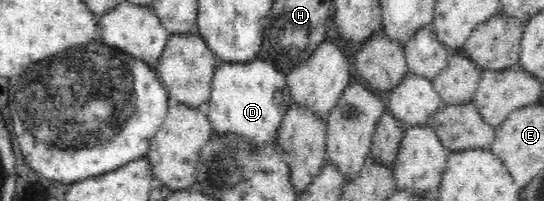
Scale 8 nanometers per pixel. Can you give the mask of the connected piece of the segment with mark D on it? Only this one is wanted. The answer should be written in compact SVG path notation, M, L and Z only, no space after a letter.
M257 56L248 62L219 62L212 77L211 95L206 110L211 127L217 134L237 134L253 150L276 141L285 112L294 103L286 75L269 60Z

